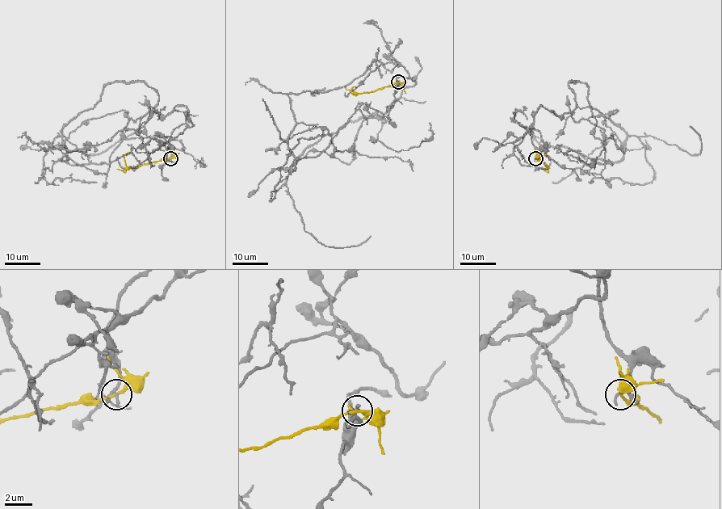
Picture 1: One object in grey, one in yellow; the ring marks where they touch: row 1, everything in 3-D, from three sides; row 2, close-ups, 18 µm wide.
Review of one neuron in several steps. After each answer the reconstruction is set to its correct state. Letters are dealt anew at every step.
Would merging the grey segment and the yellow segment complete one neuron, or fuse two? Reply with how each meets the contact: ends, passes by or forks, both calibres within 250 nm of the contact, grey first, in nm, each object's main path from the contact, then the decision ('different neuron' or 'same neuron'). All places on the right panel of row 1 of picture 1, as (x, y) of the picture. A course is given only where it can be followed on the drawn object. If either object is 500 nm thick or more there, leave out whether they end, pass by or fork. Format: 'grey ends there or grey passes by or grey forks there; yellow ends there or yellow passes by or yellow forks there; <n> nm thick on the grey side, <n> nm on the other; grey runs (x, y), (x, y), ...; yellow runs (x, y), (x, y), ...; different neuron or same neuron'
grey passes by; yellow passes by; 200 nm thick on the grey side, 200 nm on the other; grey runs (535, 158), (540, 105), (576, 121), (617, 110), (614, 161), (547, 150), (530, 129), (514, 153), (531, 166); yellow runs (536, 158), (547, 168), (541, 152); different neuron

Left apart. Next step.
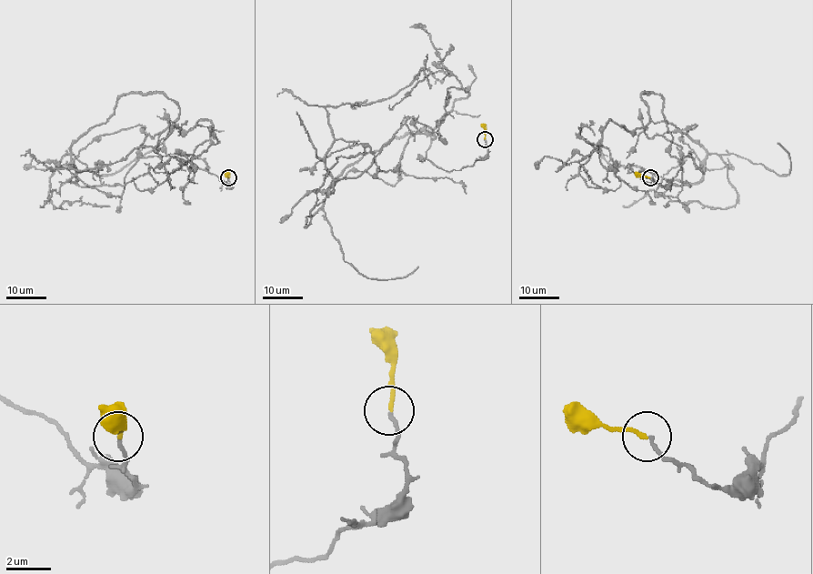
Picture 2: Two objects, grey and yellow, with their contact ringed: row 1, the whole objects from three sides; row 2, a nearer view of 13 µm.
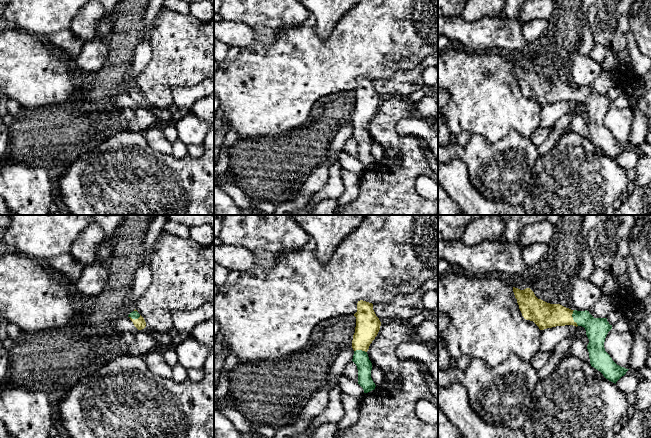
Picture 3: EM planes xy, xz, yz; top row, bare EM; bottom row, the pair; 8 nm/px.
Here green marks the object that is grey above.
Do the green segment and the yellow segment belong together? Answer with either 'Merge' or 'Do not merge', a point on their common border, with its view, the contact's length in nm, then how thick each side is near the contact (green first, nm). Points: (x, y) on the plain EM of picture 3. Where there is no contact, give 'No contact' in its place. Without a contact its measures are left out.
Merge. Touches green at yz (573, 94). Shared border 130 nm. Thickness 180 nm (green) against 200 nm

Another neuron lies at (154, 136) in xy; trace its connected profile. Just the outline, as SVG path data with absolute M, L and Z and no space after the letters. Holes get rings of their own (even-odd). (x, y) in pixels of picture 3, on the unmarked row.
M161 125L147 129L144 137L151 149L161 153L172 153L172 144L163 134Z

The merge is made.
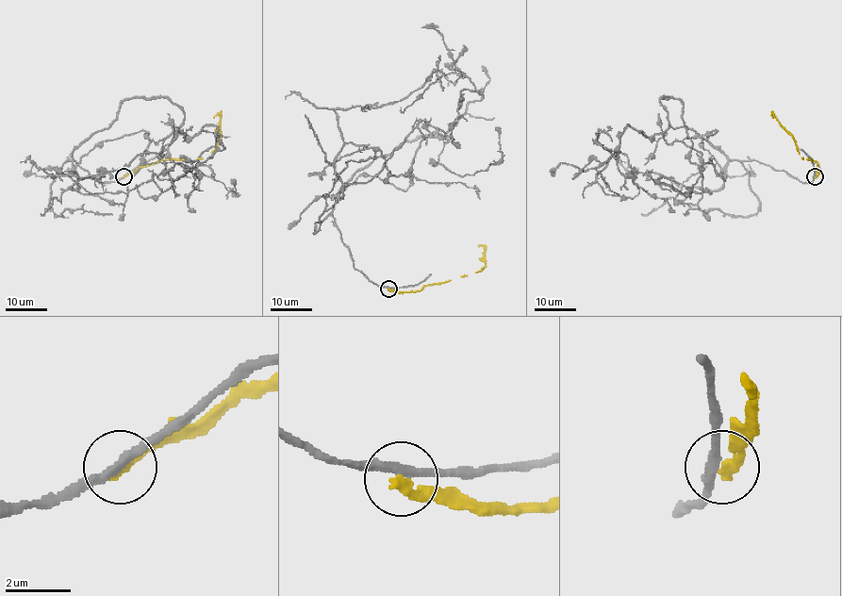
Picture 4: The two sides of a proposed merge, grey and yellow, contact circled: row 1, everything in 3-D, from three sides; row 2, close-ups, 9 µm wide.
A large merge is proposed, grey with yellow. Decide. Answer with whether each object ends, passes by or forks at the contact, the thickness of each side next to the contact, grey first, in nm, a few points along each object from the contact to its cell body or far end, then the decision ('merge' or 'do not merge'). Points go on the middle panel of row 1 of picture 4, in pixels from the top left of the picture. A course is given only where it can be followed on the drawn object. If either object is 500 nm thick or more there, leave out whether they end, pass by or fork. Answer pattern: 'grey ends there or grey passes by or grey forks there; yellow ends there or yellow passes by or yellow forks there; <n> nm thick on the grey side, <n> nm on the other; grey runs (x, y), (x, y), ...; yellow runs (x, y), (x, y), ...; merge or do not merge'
grey passes by; yellow ends there; 280 nm thick on the grey side, 280 nm on the other; grey runs (388, 289), (354, 268), (336, 198), (363, 174), (404, 190), (420, 141), (482, 95), (456, 69), (401, 107); yellow runs (388, 289), (395, 292), (419, 291), (426, 285), (444, 283), (475, 273), (485, 265), (484, 248), (477, 245); do not merge

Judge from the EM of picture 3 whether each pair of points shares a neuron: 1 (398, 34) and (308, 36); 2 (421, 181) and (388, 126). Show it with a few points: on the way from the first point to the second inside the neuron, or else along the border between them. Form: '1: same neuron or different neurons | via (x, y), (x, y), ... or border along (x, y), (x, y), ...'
1: same neuron | via (376, 37), (356, 47), (330, 47)
2: different neurons | border along (421, 174), (416, 179), (416, 190), (427, 199)

